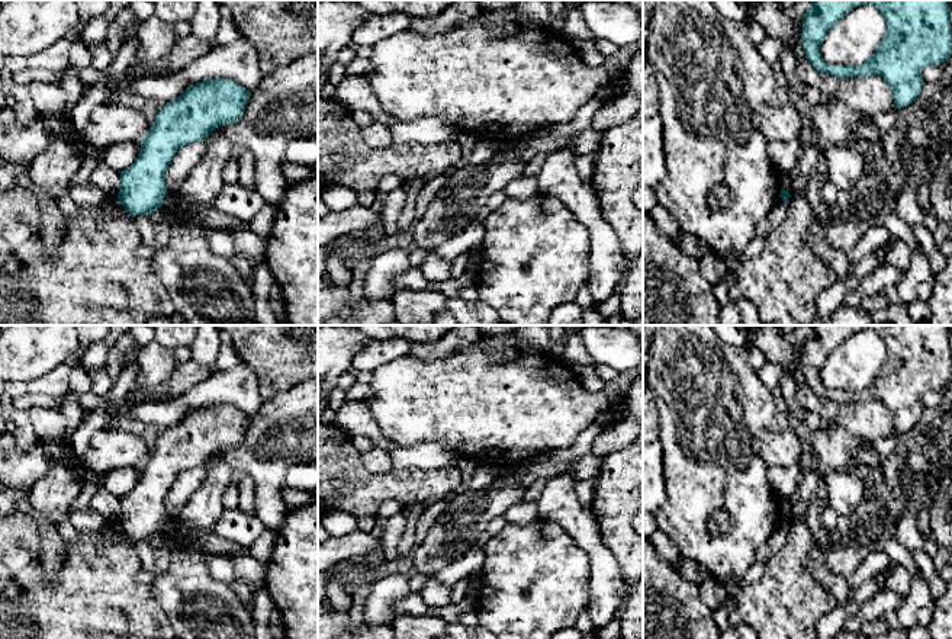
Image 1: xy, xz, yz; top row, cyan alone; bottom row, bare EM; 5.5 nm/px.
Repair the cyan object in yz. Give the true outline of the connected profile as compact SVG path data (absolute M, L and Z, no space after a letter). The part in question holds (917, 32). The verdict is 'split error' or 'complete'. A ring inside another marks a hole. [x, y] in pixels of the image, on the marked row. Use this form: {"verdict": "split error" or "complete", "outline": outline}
{"verdict": "complete", "outline": "M813 0L803 19L803 49L813 67L824 74L840 78L878 74L890 86L894 106L901 109L913 103L924 81L922 70L929 65L945 62L952 54L952 29L948 0ZM872 4L885 20L885 35L875 52L859 67L830 65L821 54L820 46L827 32L852 9Z"}

